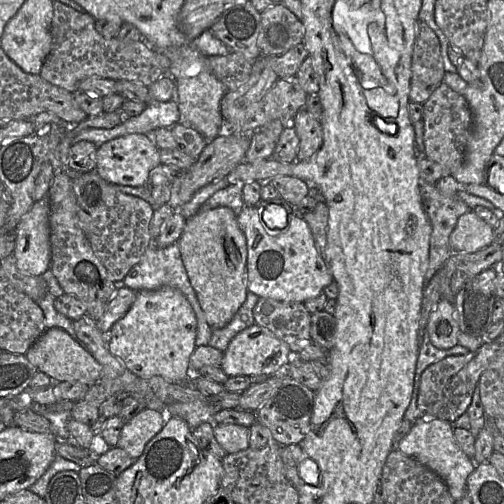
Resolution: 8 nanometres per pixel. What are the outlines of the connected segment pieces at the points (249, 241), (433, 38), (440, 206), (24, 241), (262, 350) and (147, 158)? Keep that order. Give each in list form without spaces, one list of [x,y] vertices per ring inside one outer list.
[[[258,204],[255,207],[244,205],[241,211],[239,212],[239,214],[237,215],[238,225],[245,235],[246,244],[247,244],[247,263],[246,263],[247,289],[249,292],[256,294],[259,298],[270,298],[270,299],[279,300],[279,301],[304,303],[306,300],[320,295],[323,292],[323,289],[334,281],[334,277],[324,257],[317,250],[309,225],[302,218],[302,215],[295,214],[292,210],[290,211],[285,206],[283,207],[286,210],[286,215],[284,218],[282,216],[279,217],[279,221],[281,221],[281,223],[278,227],[272,227],[271,225],[267,225],[267,223],[264,221],[264,214],[266,212],[264,211],[263,205]]]
[[[420,19],[416,22],[416,37],[411,60],[409,99],[423,104],[443,82],[446,73],[439,38]]]
[[[421,182],[420,193],[424,196],[423,207],[432,226],[426,285],[452,254],[449,237],[458,218],[472,209],[457,195],[442,194],[436,185]]]
[[[48,196],[35,201],[16,227],[13,255],[24,274],[42,276],[50,268],[51,246]]]
[[[253,324],[239,333],[230,341],[227,349],[223,352],[220,367],[229,376],[271,376],[280,372],[294,356],[288,344],[277,338],[270,330]]]
[[[134,133],[103,143],[96,153],[96,172],[105,181],[114,185],[147,186],[150,171],[161,164],[160,150],[149,134]]]

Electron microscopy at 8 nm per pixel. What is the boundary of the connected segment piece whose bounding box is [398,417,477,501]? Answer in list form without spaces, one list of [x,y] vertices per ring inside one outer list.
[[[419,417],[413,422],[410,431],[399,442],[398,450],[416,459],[437,474],[445,482],[452,498],[458,501],[465,493],[468,476],[477,465],[461,450],[453,431],[452,423],[447,420],[440,420],[435,417]]]

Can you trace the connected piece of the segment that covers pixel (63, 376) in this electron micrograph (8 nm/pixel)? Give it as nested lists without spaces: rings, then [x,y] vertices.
[[[50,328],[36,340],[26,353],[38,371],[50,376],[54,383],[77,381],[92,385],[101,378],[102,367],[93,355],[61,328]]]

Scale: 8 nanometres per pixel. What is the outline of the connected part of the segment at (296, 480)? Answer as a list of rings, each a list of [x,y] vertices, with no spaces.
[[[299,444],[281,446],[281,458],[284,472],[296,489],[303,483],[301,476],[308,484],[320,484],[321,473],[318,465],[308,457]]]

